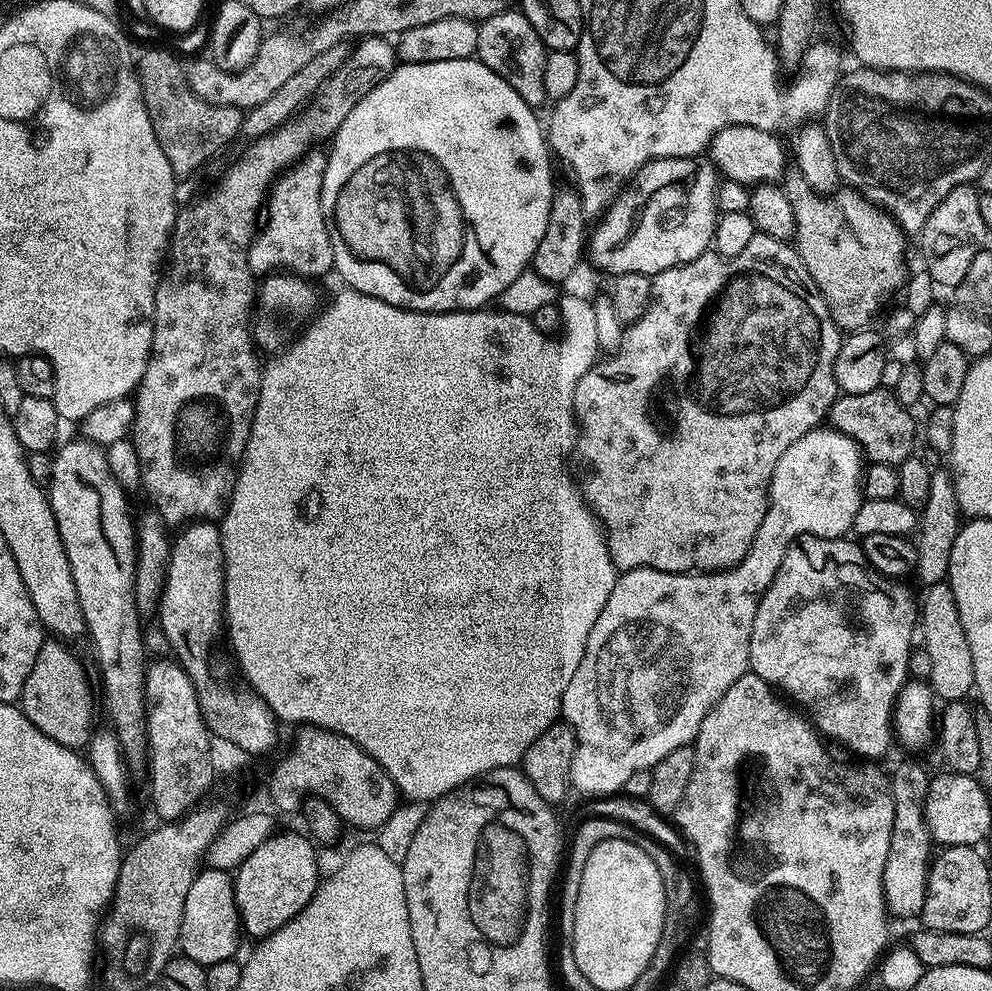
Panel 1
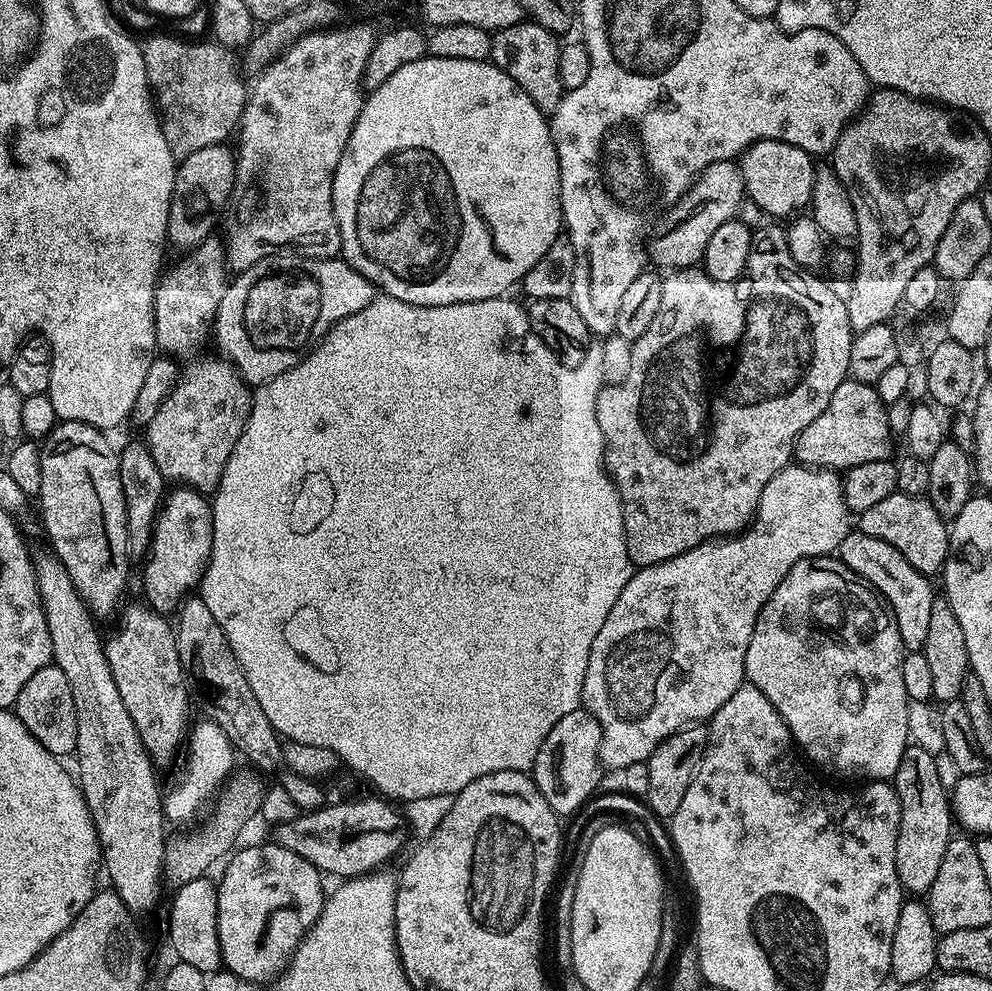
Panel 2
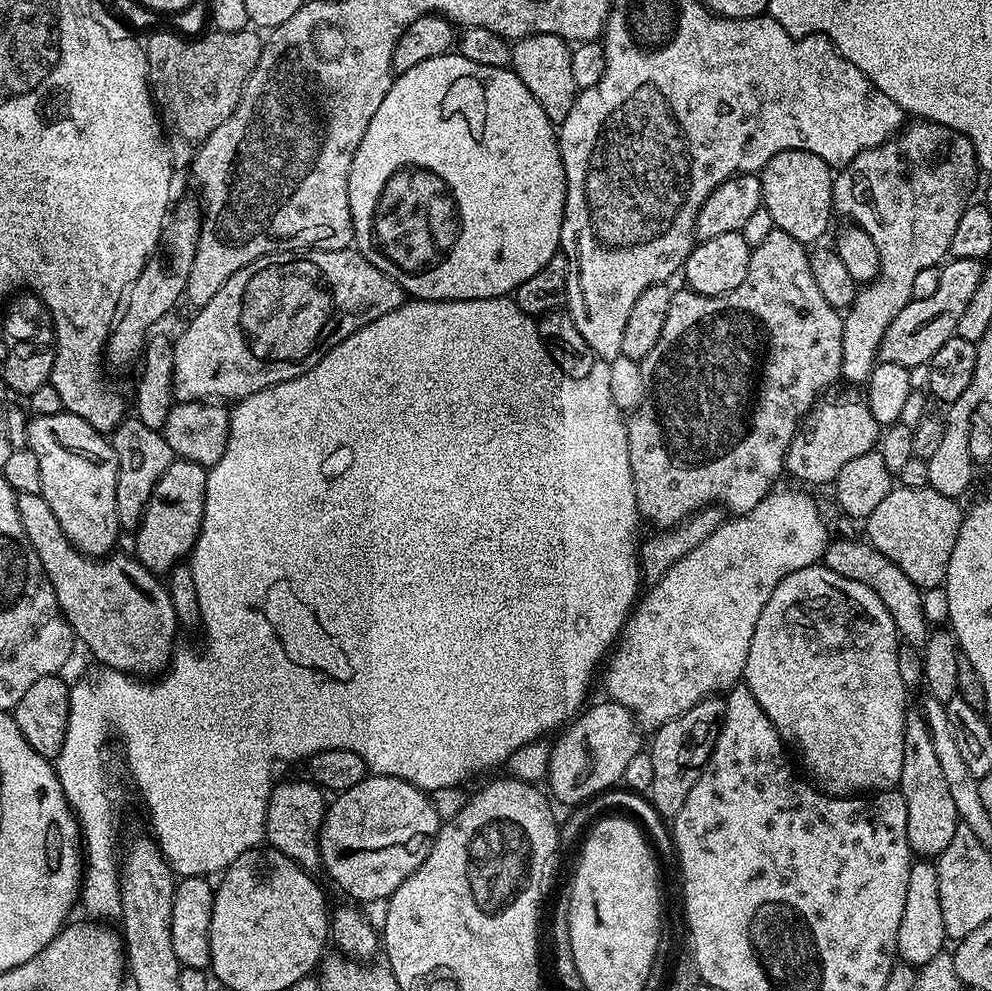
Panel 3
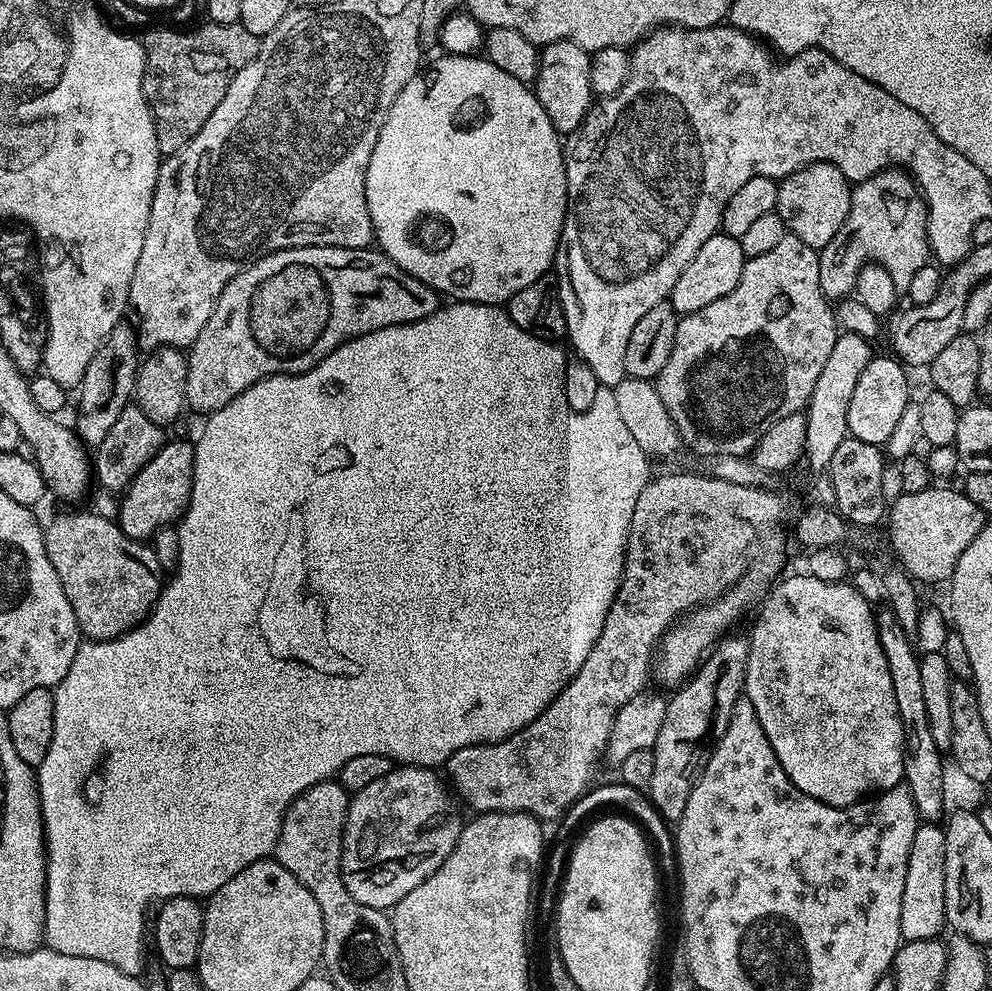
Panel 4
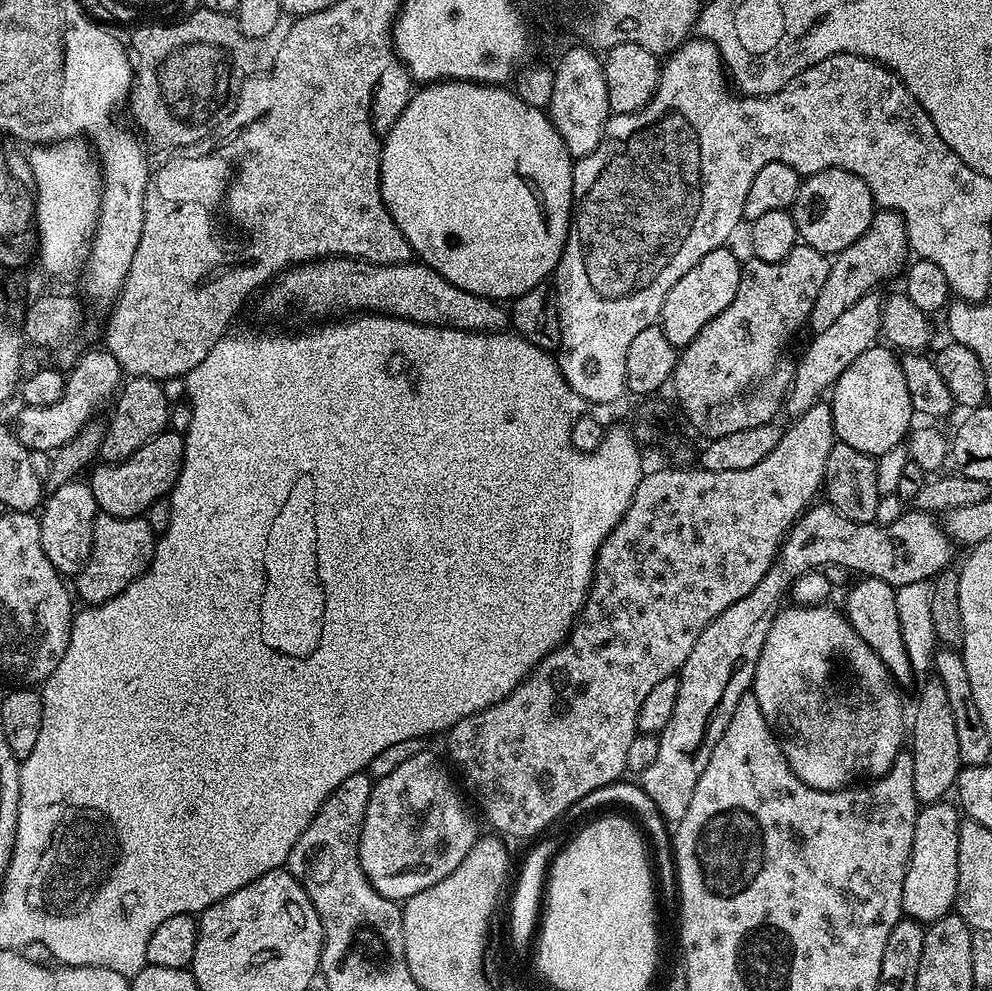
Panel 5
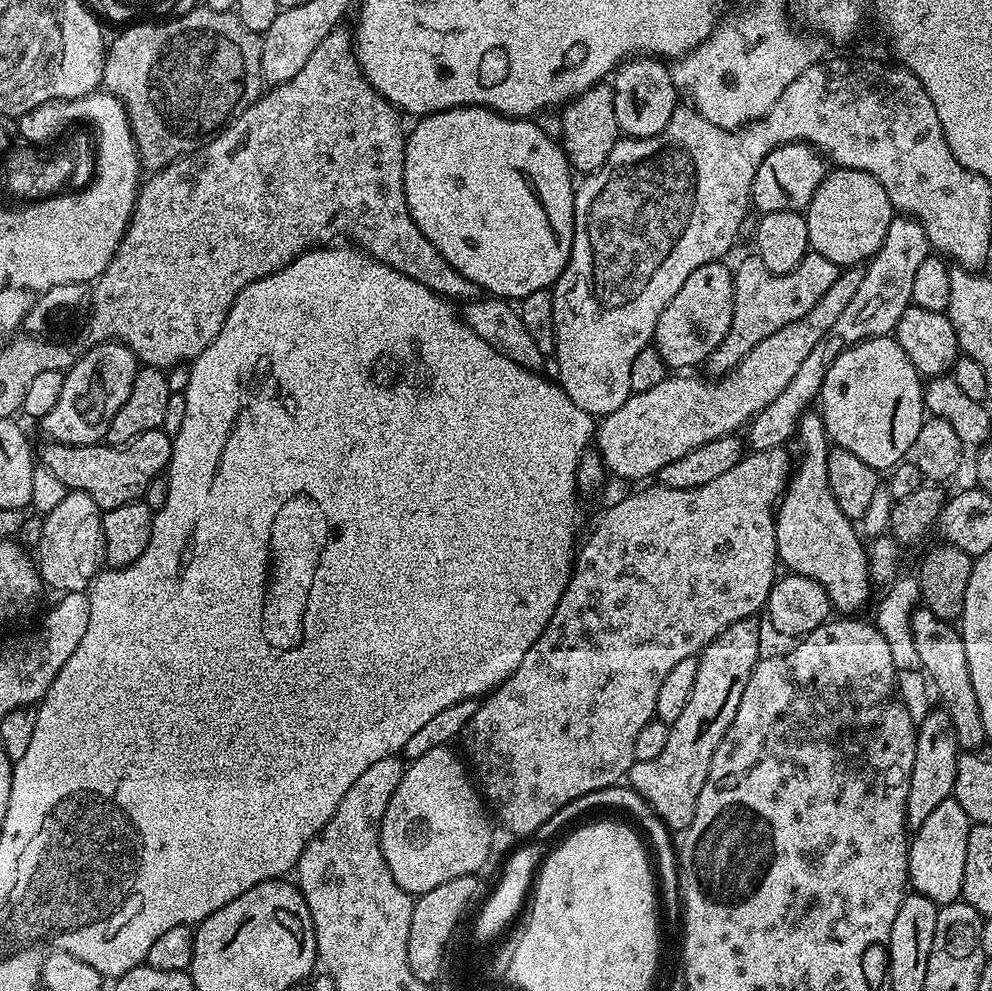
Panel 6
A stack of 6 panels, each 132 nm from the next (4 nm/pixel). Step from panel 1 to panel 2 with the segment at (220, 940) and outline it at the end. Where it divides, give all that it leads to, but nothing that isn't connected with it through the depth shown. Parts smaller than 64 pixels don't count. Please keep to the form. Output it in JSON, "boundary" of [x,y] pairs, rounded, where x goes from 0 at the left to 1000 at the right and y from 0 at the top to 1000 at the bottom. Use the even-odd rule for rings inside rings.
{"boundary":[[[203,886],[188,890],[176,897],[175,903],[173,917],[169,920],[169,949],[177,960],[176,968],[188,975],[197,975],[208,983],[223,980],[218,892],[210,889],[210,886]]]}

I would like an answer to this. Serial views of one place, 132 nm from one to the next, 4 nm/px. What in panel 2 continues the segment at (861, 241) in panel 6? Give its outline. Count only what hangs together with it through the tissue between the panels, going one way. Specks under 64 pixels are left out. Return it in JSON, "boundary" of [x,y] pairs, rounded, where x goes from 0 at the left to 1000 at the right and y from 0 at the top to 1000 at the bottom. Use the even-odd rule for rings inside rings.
{"boundary":[[[763,141],[745,158],[744,169],[750,181],[753,201],[759,202],[767,215],[774,217],[775,214],[778,217],[775,219],[797,219],[809,211],[806,210],[809,206],[811,209],[818,203],[819,184],[824,171],[818,153],[787,141]]]}

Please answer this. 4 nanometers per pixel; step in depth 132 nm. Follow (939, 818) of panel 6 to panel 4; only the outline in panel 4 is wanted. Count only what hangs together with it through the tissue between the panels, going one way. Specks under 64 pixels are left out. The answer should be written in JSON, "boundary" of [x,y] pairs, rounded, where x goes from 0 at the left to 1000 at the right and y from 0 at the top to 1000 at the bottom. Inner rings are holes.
{"boundary":[[[927,829],[923,832],[921,850],[917,850],[917,866],[913,870],[913,894],[909,894],[909,922],[907,923],[907,943],[911,949],[928,949],[929,947],[945,948],[949,943],[948,939],[953,939],[954,929],[954,842],[951,835],[944,829]]]}

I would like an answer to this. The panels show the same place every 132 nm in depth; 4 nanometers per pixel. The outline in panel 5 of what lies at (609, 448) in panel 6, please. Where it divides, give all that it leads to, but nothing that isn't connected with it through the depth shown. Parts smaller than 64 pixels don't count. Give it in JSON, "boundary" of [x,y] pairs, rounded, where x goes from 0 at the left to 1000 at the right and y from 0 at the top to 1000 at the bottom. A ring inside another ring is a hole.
{"boundary":[[[902,212],[884,213],[873,236],[869,236],[865,244],[853,248],[853,252],[838,259],[833,286],[829,288],[829,293],[825,293],[825,301],[819,310],[818,334],[825,336],[833,333],[833,329],[837,329],[837,325],[841,325],[841,321],[845,321],[852,313],[857,313],[857,309],[861,309],[865,301],[887,289],[883,287],[889,286],[894,279],[901,277],[903,273],[906,275],[912,269],[916,258],[915,233],[907,215]]]}

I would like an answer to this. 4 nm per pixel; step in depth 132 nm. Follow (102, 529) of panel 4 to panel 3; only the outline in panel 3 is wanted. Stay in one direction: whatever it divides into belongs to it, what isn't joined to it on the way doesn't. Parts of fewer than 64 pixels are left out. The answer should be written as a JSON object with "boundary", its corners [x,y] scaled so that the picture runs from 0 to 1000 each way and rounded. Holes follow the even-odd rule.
{"boundary":[[[18,496],[16,510],[22,535],[26,535],[26,543],[30,543],[50,591],[54,591],[58,612],[73,633],[74,643],[89,653],[96,669],[138,684],[152,683],[152,678],[164,679],[175,661],[173,649],[179,635],[166,586],[143,571],[136,560],[98,563],[79,556],[58,531],[58,523],[54,523],[54,515],[50,515],[44,501]]]}

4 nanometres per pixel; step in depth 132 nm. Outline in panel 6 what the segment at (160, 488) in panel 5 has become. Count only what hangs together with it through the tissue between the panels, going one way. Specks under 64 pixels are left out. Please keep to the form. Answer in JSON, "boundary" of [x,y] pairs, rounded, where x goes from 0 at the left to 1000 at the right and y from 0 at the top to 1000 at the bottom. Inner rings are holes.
{"boundary":[[[156,432],[139,438],[130,448],[114,450],[108,446],[99,448],[54,448],[43,449],[38,464],[49,472],[58,484],[72,495],[89,498],[102,515],[127,511],[142,504],[145,495],[155,486],[155,482],[168,473],[173,461],[173,441],[168,436]]]}

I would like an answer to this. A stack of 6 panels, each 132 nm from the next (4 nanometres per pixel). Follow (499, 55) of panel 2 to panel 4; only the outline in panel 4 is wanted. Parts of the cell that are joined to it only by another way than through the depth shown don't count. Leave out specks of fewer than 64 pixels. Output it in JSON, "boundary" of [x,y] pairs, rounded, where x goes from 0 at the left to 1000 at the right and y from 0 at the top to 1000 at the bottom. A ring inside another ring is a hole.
{"boundary":[[[564,40],[544,48],[544,66],[538,82],[538,92],[546,111],[566,135],[577,133],[589,121],[599,104],[595,87],[595,63],[597,58],[587,46],[574,40]]]}

